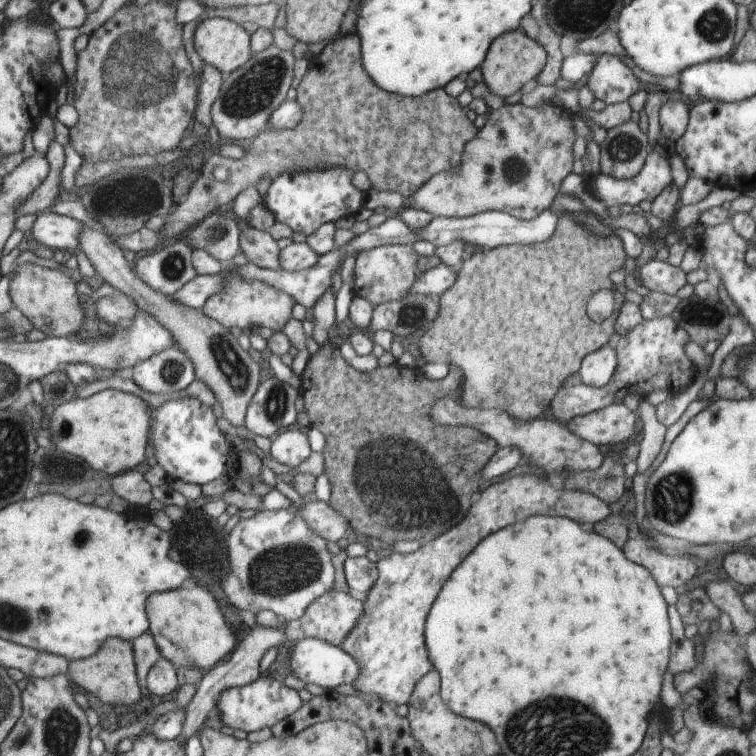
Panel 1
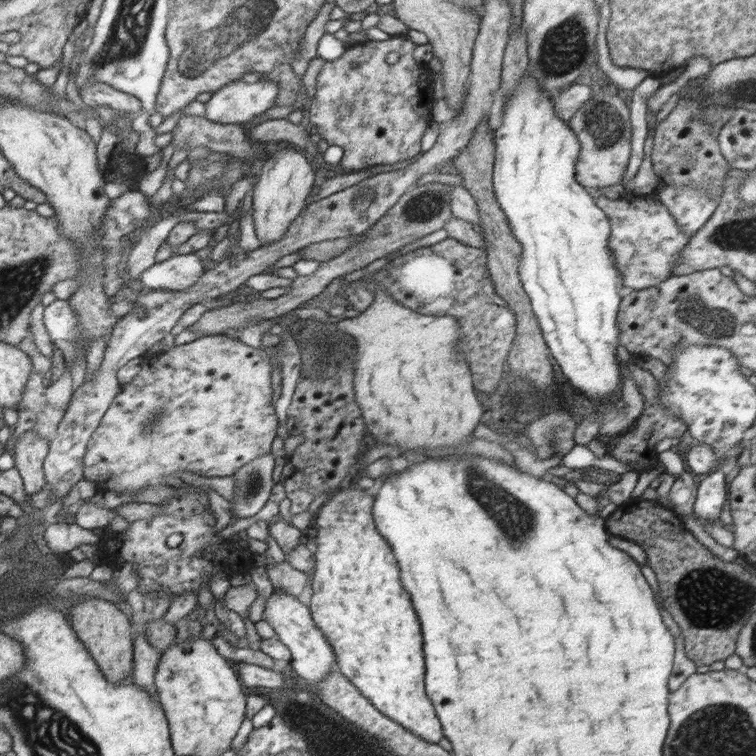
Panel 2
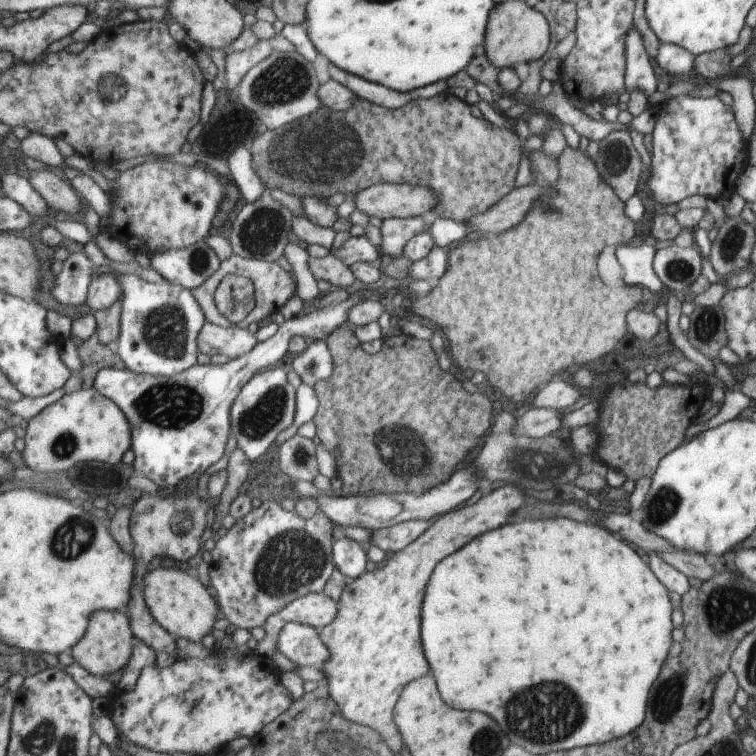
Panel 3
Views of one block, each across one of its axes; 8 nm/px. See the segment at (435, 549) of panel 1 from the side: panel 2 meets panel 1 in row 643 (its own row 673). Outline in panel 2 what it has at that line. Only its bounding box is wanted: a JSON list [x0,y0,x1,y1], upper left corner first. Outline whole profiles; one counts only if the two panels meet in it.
[308,488,443,744]

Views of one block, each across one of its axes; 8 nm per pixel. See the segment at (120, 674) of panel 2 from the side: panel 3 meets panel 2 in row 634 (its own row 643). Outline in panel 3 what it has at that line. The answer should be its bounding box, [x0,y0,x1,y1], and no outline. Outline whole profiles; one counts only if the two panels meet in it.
[72,611,132,678]

